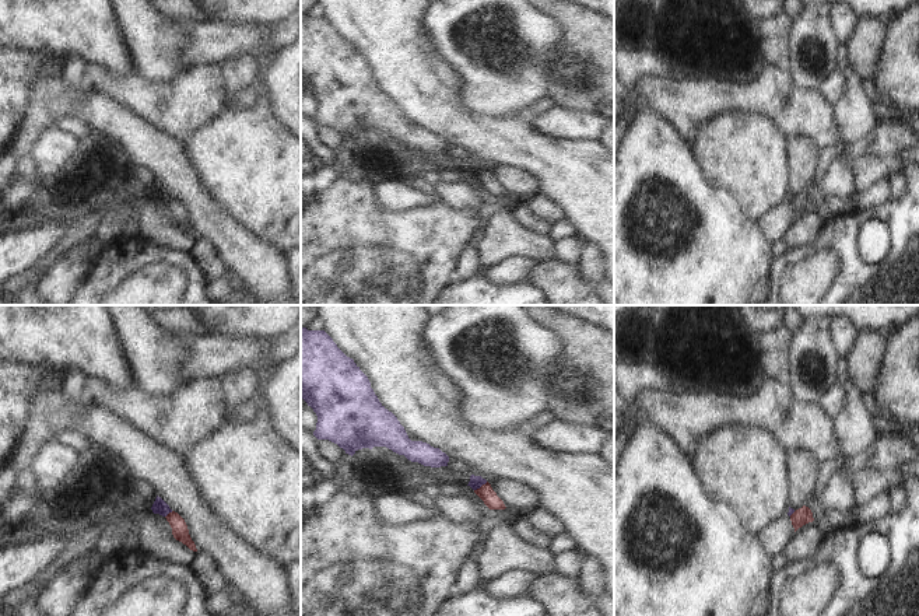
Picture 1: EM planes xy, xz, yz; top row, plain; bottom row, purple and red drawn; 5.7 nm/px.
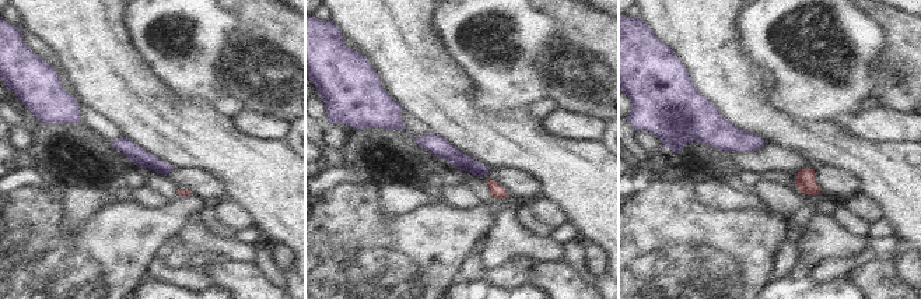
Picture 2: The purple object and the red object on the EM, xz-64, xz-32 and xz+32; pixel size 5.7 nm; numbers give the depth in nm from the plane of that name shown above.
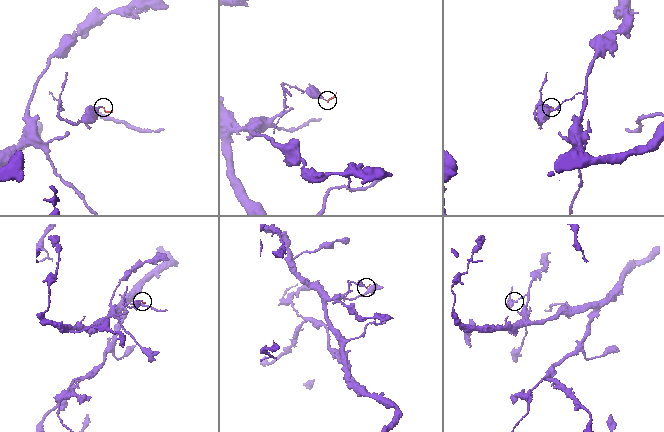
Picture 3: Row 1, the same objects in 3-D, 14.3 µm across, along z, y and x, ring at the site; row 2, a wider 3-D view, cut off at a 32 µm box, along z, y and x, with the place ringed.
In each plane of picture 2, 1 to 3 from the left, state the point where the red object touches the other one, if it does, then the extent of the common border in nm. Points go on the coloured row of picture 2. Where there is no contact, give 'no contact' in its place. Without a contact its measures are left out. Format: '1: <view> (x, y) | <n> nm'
1: no contact
2: no contact
3: no contact

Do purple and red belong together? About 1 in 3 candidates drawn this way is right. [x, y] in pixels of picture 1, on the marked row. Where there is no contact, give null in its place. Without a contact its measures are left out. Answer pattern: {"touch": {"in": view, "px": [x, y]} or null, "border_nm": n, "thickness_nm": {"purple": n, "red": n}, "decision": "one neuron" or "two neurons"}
{"touch": {"in": "xz", "px": [480, 486]}, "border_nm": 90, "thickness_nm": {"purple": 80, "red": 90}, "decision": "two neurons"}

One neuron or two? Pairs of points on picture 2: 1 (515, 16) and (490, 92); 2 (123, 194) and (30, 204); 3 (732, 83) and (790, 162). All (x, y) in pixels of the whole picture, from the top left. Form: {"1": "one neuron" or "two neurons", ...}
{"1": "one neuron", "2": "two neurons", "3": "two neurons"}

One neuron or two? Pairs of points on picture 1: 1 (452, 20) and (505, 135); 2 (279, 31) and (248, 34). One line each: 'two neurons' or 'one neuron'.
1: two neurons
2: one neuron

